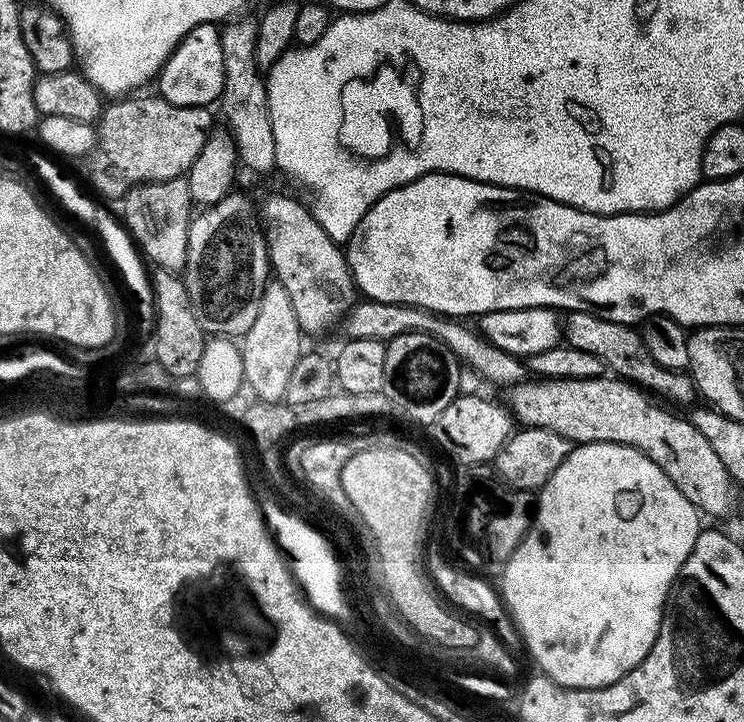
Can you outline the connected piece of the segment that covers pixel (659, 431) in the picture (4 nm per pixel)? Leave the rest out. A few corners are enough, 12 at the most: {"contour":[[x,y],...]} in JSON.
{"contour":[[612,374],[525,378],[521,425],[625,444],[682,491],[722,458],[687,415]]}

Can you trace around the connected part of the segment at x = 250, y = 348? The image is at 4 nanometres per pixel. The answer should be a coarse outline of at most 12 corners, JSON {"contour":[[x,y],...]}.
{"contour":[[265,283],[239,345],[257,401],[285,399],[302,355],[290,294]]}

